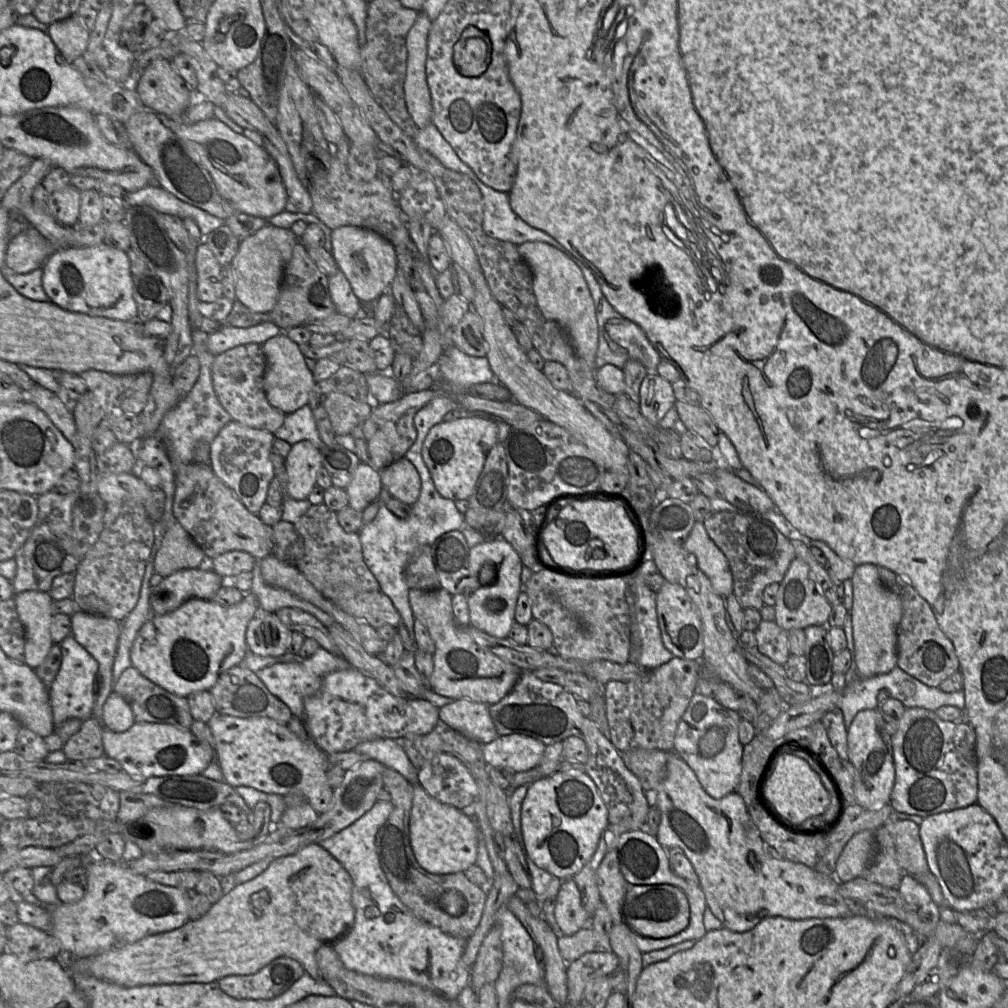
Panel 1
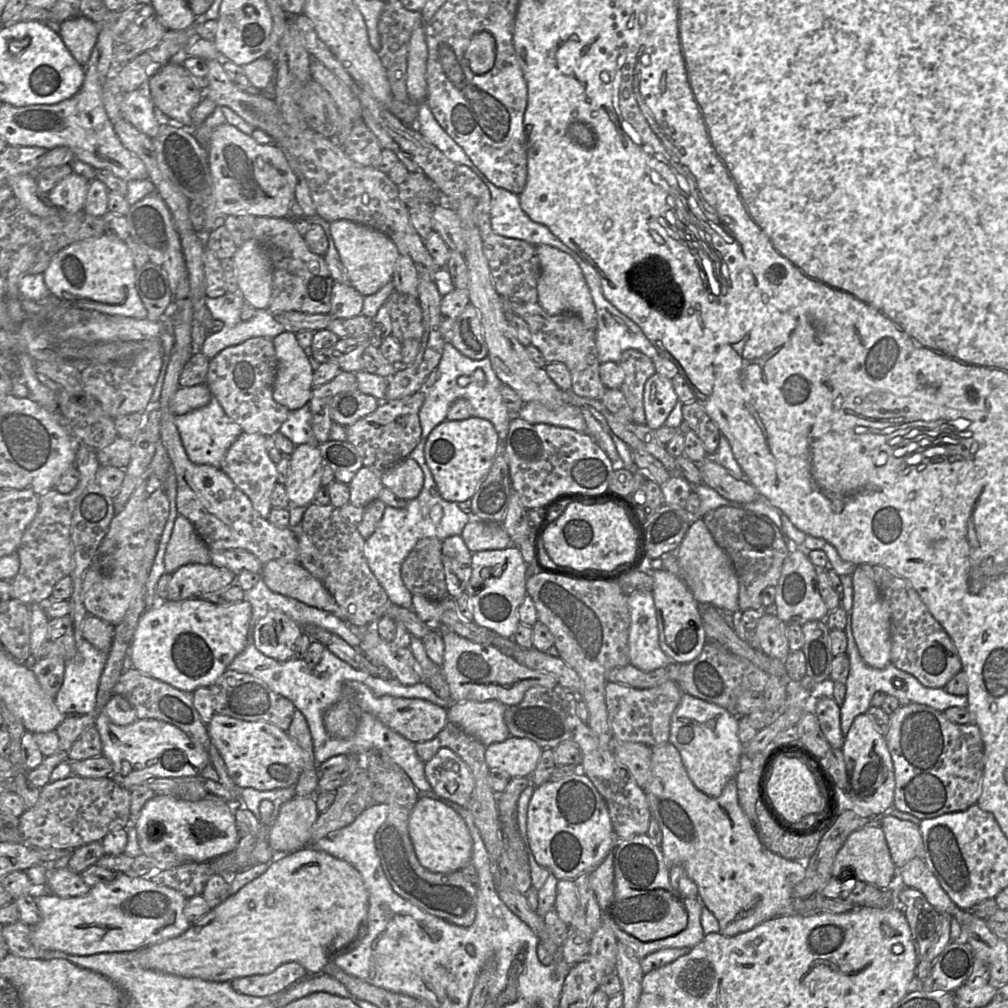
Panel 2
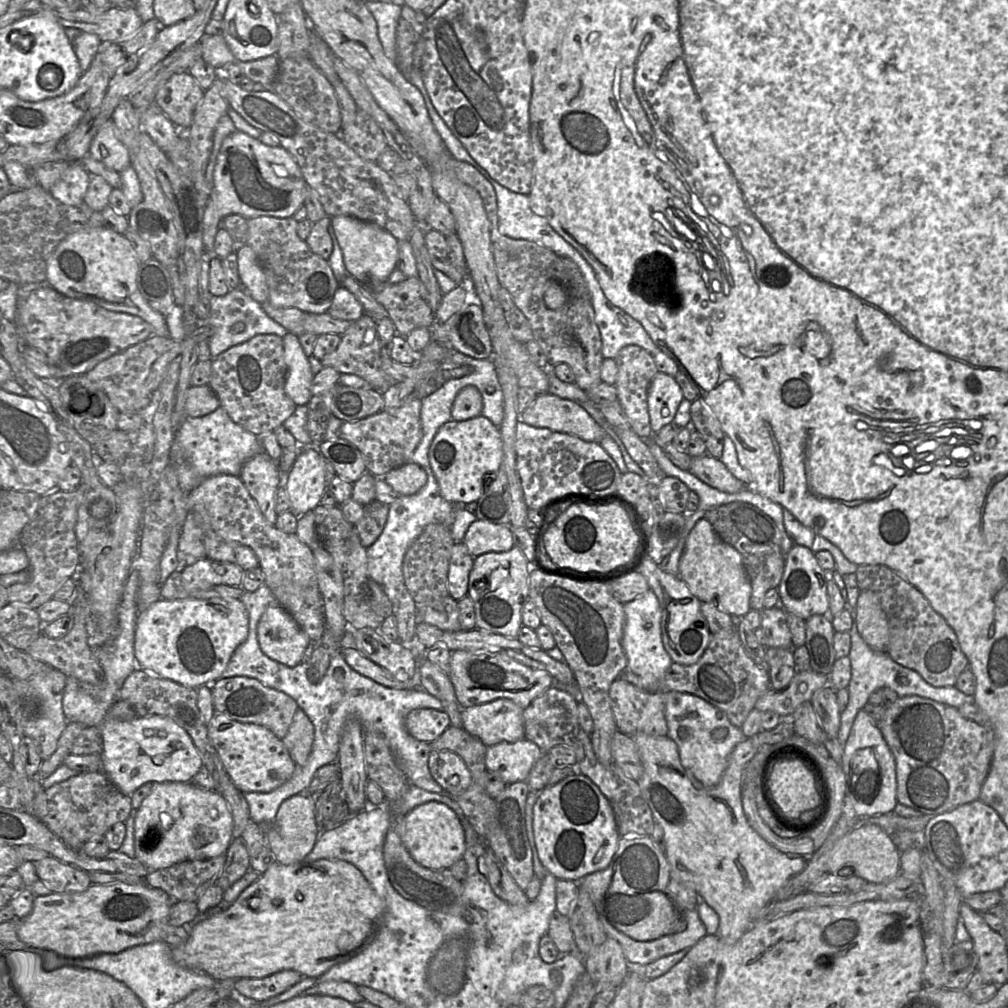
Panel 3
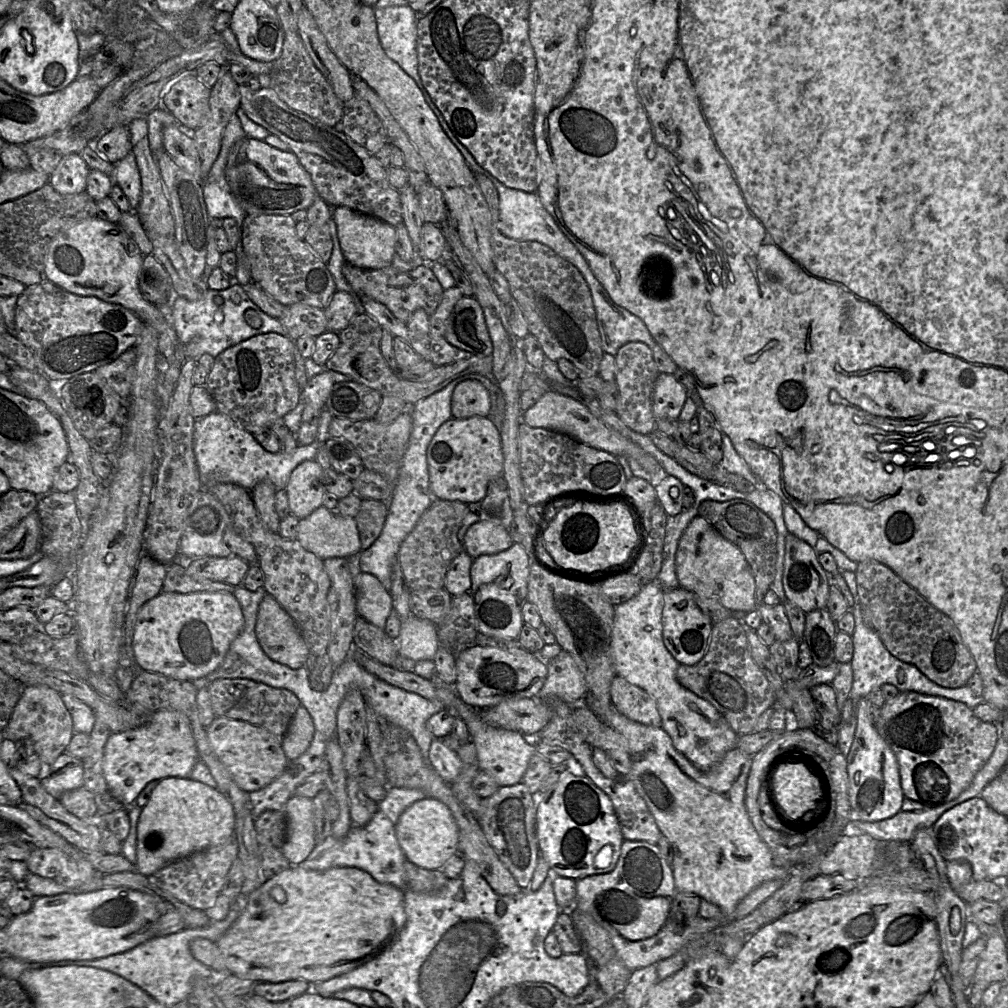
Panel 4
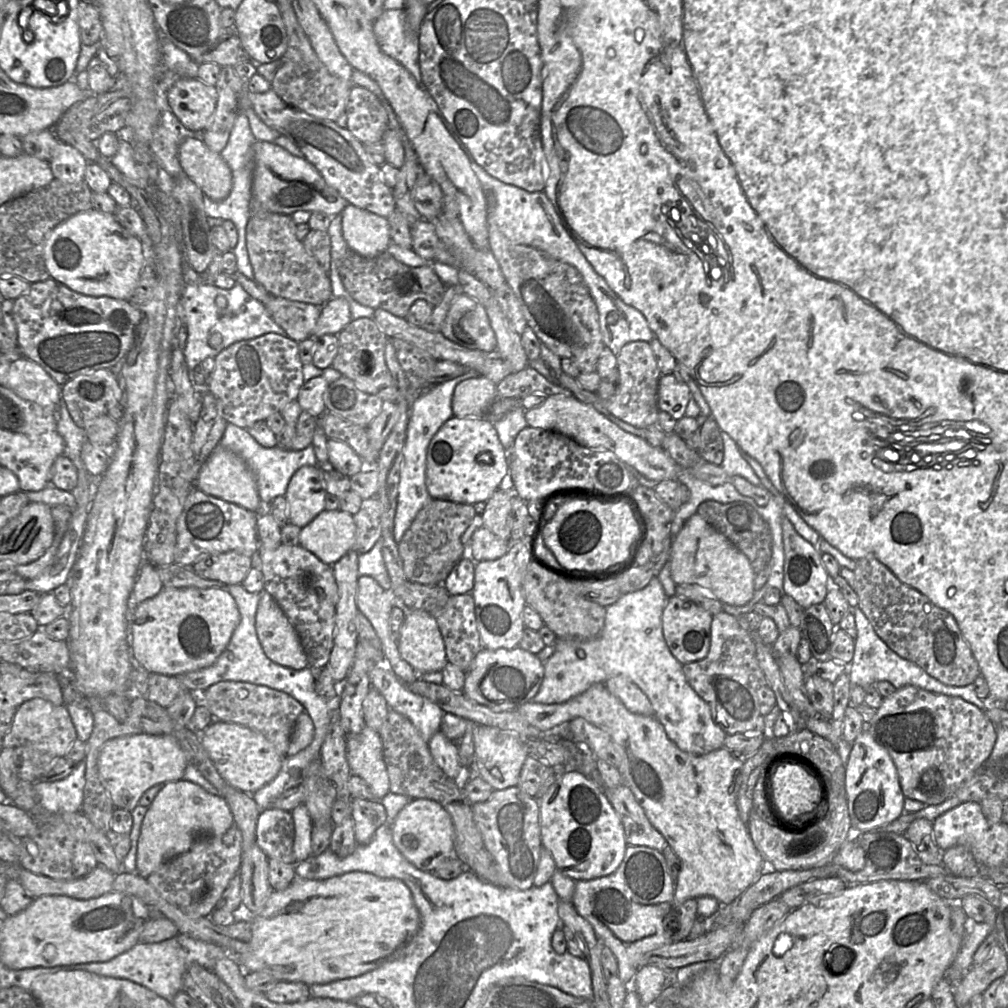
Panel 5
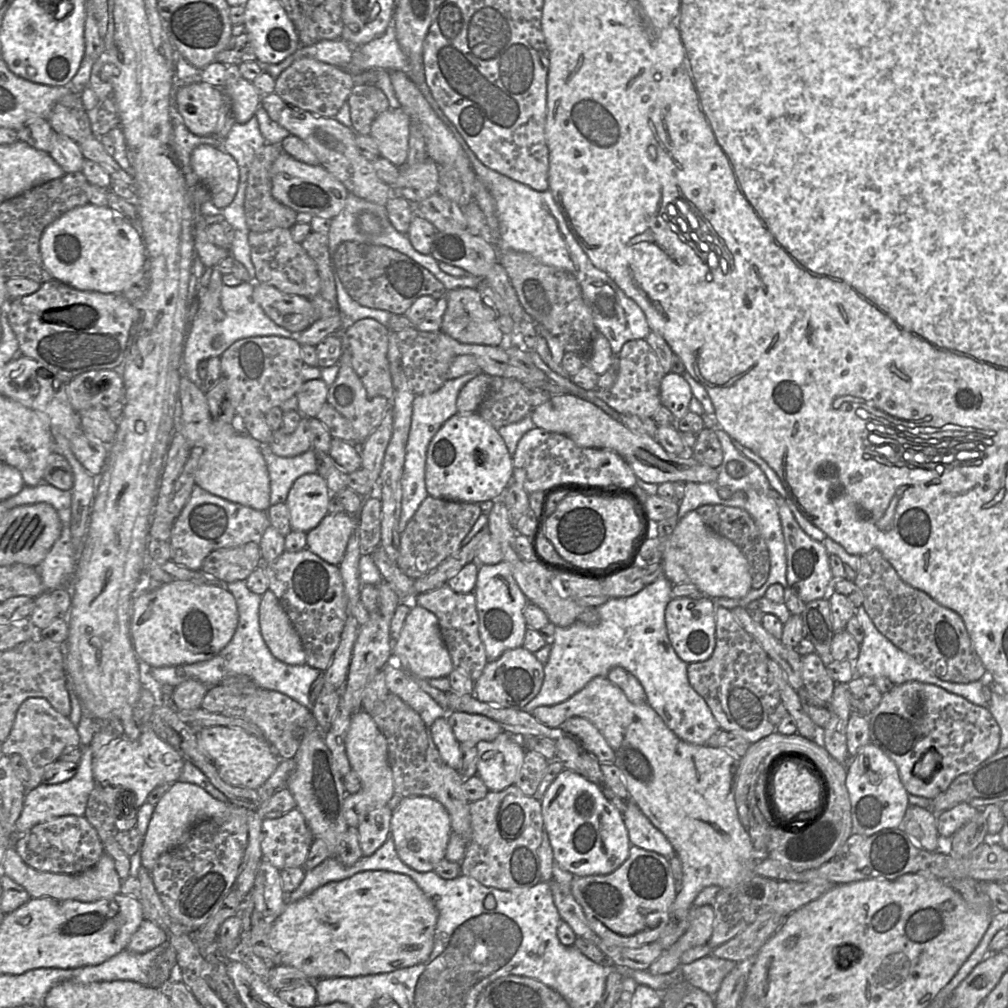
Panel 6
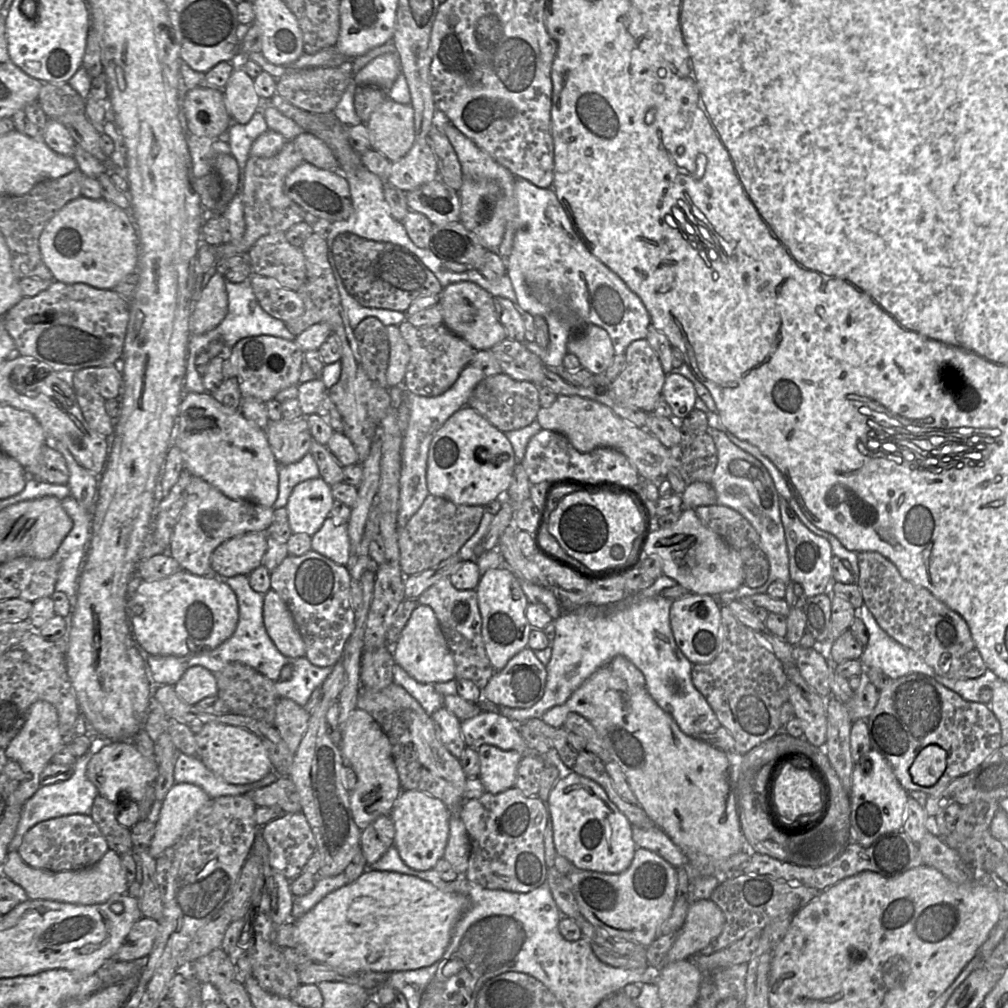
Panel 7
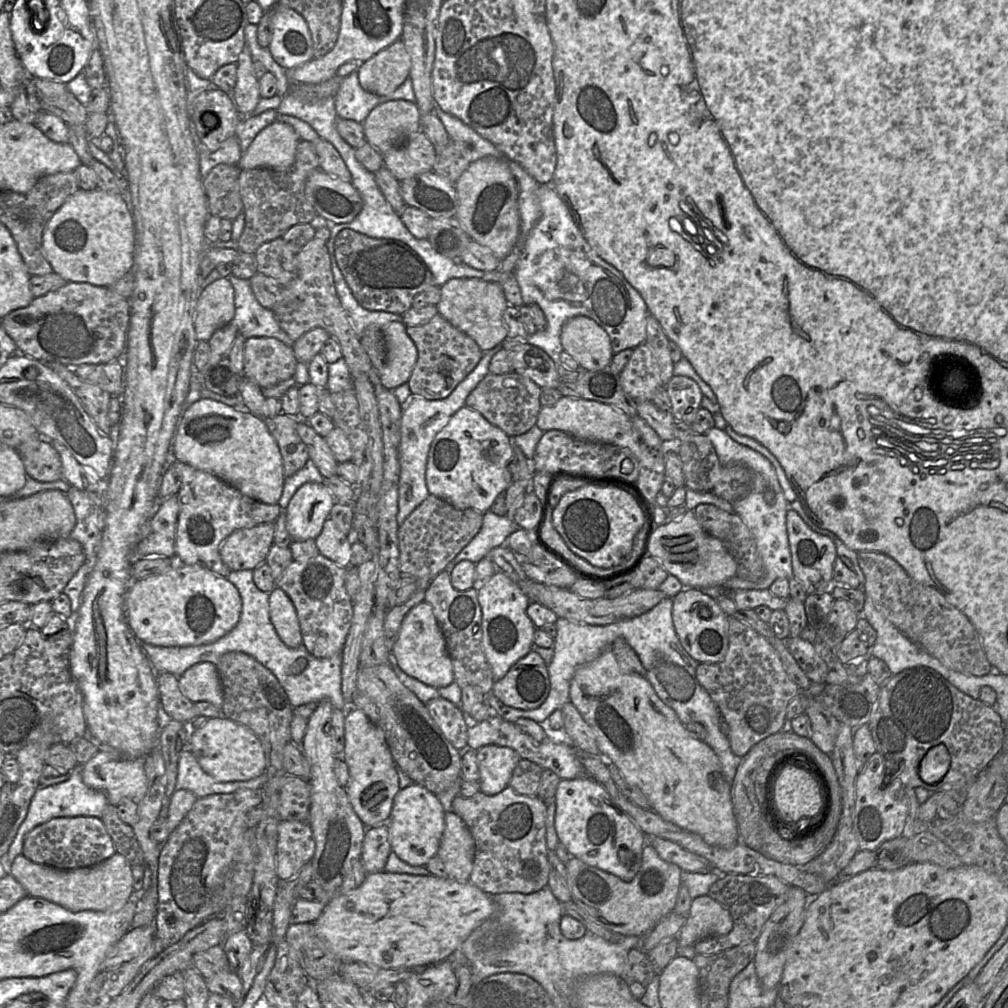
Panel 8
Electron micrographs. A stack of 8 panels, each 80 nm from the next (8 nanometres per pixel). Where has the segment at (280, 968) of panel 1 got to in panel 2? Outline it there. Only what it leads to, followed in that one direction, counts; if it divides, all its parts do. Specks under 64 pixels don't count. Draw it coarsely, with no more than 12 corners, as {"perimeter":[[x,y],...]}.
{"perimeter":[[297,962],[265,975],[232,979],[241,994],[265,997],[305,977]]}

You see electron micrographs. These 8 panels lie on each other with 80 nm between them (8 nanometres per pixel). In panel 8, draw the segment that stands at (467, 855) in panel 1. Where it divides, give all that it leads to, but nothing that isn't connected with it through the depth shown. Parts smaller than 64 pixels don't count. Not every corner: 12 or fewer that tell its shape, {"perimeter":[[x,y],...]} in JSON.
{"perimeter":[[412,783],[394,798],[389,842],[411,866],[437,855],[445,828],[438,797]]}

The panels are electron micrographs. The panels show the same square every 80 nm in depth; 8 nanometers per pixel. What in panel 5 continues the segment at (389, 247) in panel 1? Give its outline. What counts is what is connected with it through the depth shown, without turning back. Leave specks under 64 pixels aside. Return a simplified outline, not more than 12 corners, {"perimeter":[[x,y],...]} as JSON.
{"perimeter":[[348,204],[349,248],[373,258],[392,242],[387,218]]}

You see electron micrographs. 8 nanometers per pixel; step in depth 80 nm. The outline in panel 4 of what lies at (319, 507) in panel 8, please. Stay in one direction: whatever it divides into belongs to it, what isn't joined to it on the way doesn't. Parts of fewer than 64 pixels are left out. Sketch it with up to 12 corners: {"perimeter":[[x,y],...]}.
{"perimeter":[[315,459],[292,471],[285,489],[299,520],[323,506],[324,470]]}

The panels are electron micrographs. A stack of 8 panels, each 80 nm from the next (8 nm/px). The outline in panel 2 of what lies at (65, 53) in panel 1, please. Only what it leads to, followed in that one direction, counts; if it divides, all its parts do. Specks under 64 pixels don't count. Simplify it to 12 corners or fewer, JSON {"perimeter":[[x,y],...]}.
{"perimeter":[[77,15],[58,33],[74,59],[87,64],[98,23]]}

